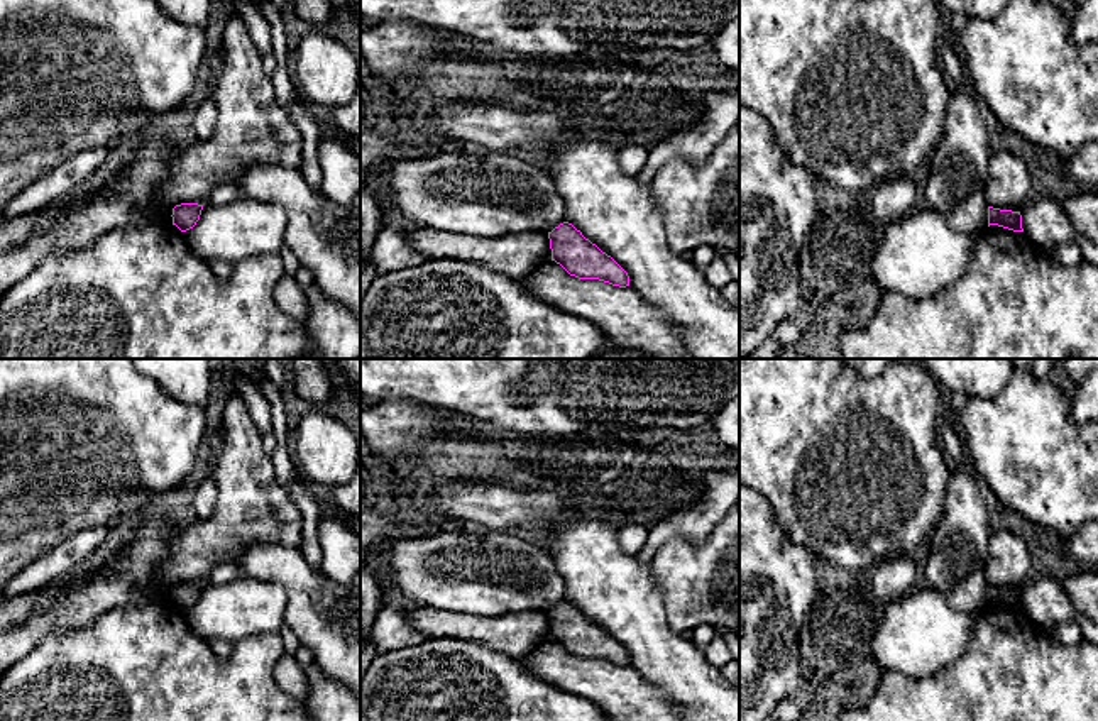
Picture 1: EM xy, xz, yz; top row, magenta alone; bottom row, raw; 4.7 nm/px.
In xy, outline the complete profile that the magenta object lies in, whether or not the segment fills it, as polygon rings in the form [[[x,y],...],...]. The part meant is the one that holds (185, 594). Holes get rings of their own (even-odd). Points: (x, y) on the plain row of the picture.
[[[181,582],[173,587],[173,604],[181,611],[186,611],[196,604],[200,599],[203,584],[198,582]]]

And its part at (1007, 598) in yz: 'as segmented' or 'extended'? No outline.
as segmented

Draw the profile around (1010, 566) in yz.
[[[1002,528],[991,531],[985,575],[990,586],[1022,591],[1040,570],[1039,562],[1029,550],[1029,543]]]

